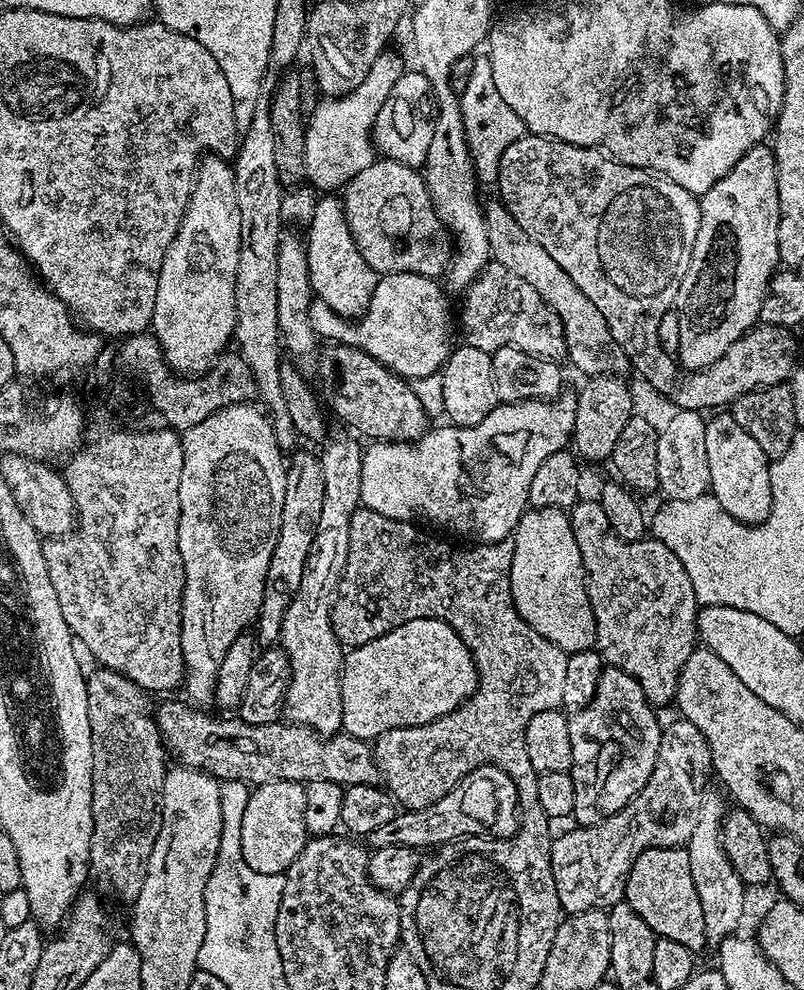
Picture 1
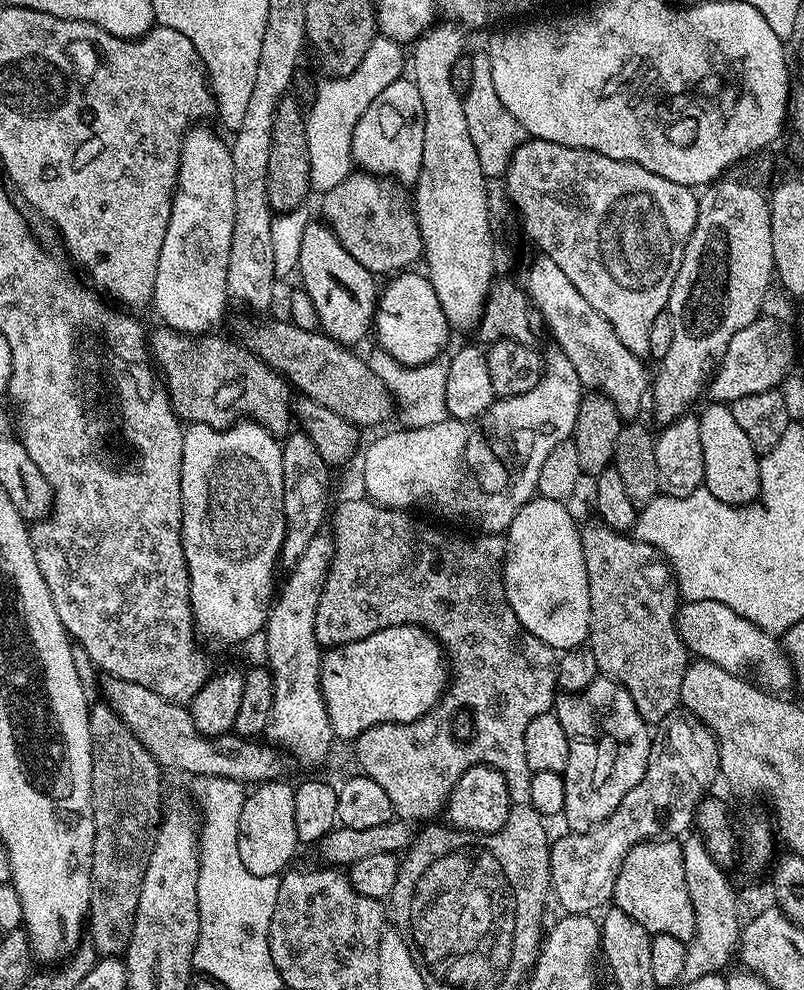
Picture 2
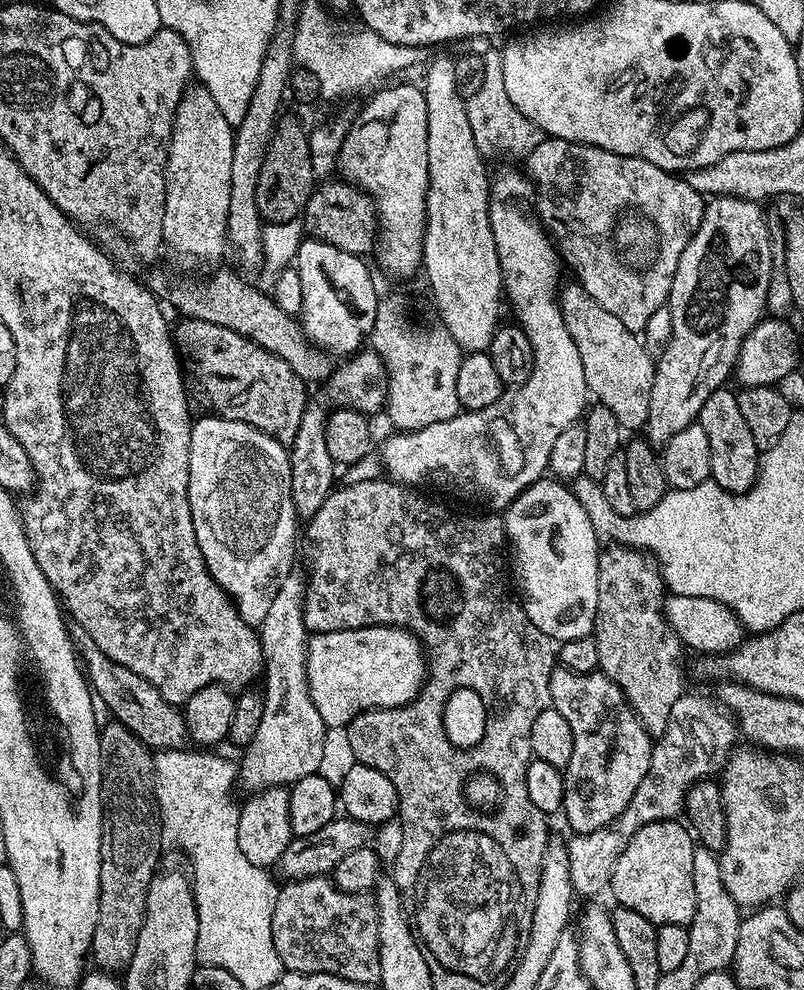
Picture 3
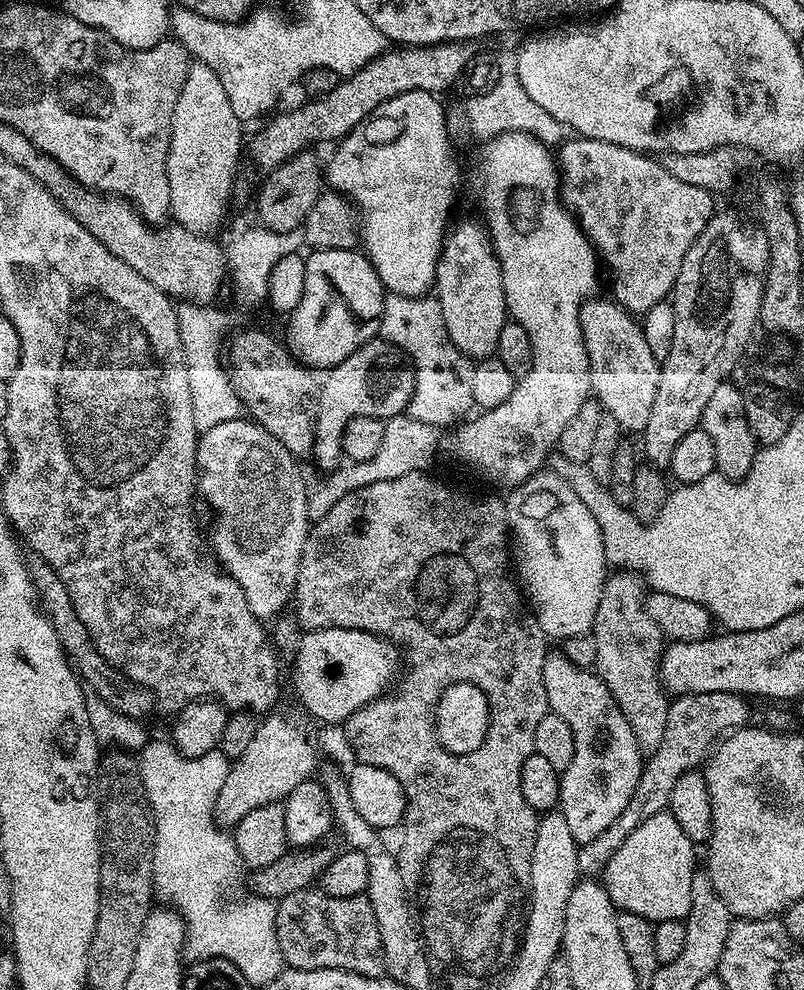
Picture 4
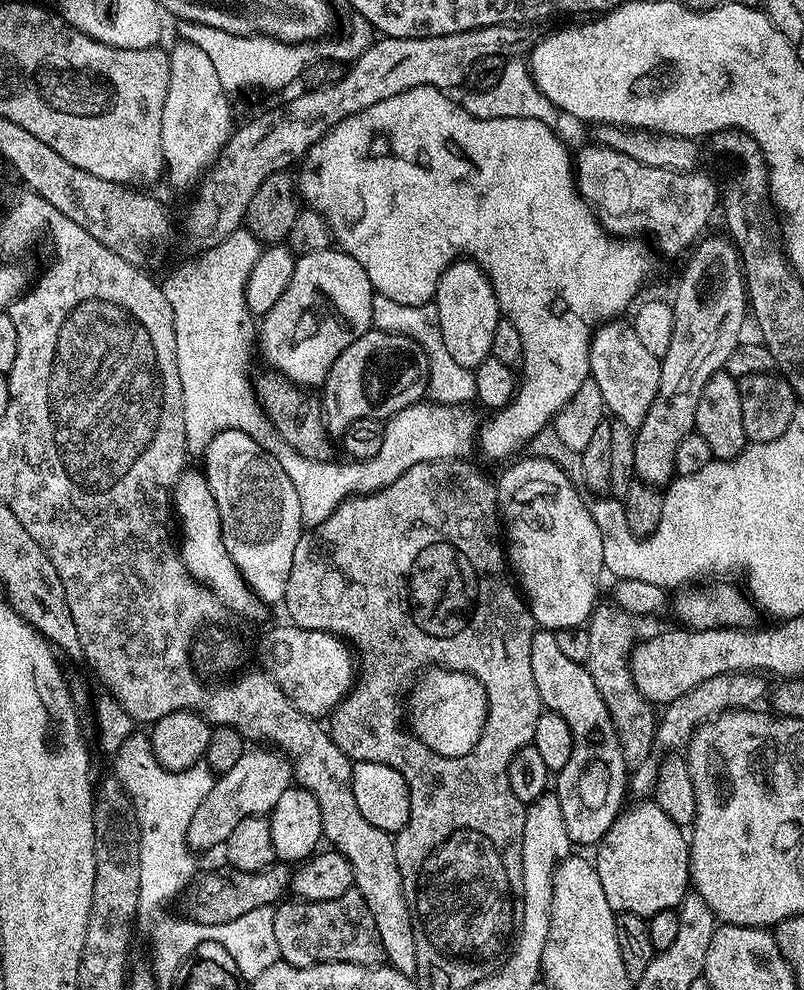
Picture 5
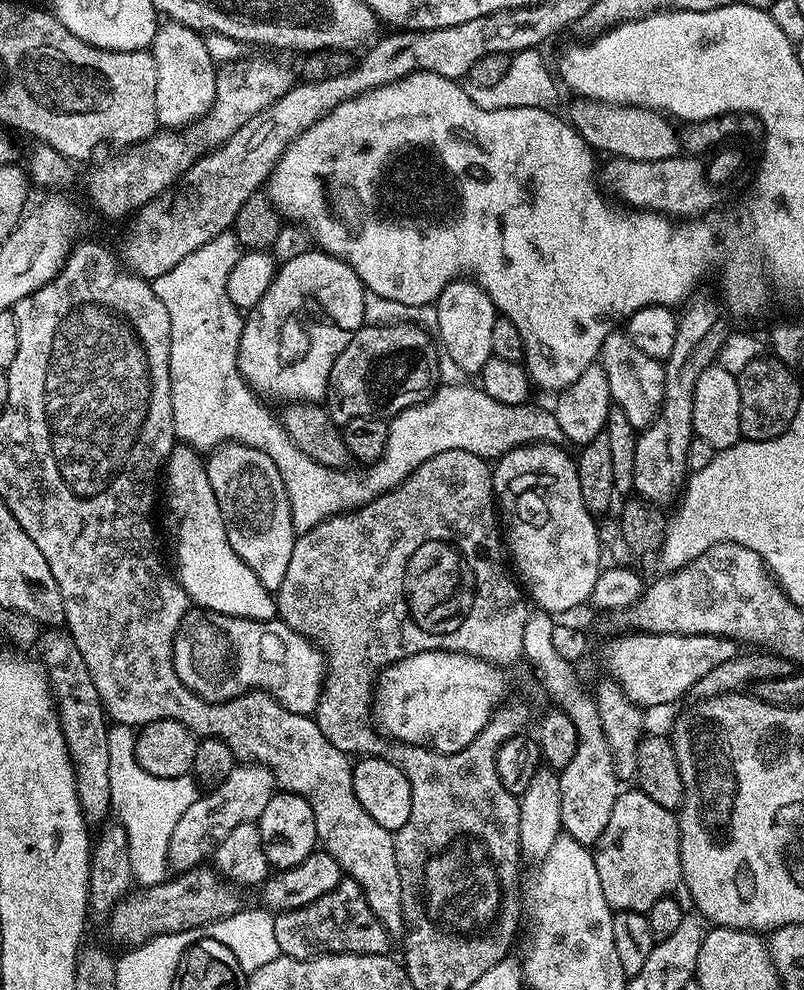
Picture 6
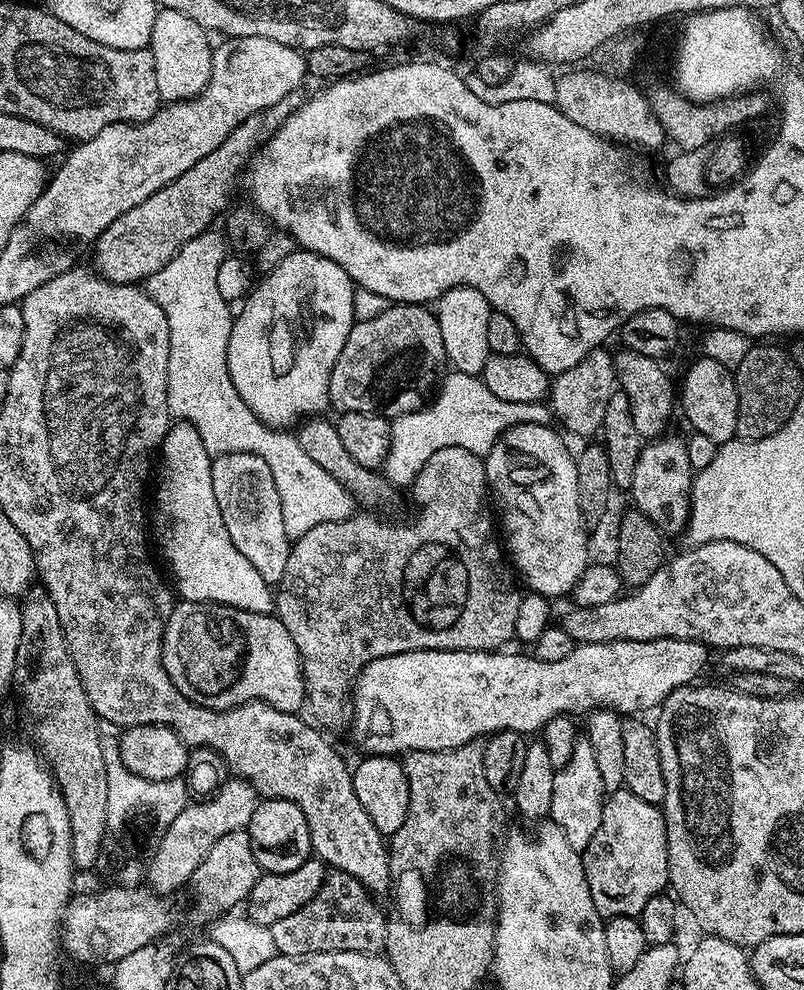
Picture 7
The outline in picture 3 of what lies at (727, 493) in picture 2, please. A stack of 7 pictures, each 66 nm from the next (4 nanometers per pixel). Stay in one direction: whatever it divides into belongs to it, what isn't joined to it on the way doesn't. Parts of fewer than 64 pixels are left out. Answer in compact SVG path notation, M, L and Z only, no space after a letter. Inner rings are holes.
M727 390L710 394L710 398L706 398L702 406L698 423L702 426L702 430L706 430L706 438L709 439L712 451L710 454L711 483L717 484L724 492L743 494L749 492L756 482L758 449L750 434L750 426L746 426L746 420L738 410L736 397L735 391L727 392Z

